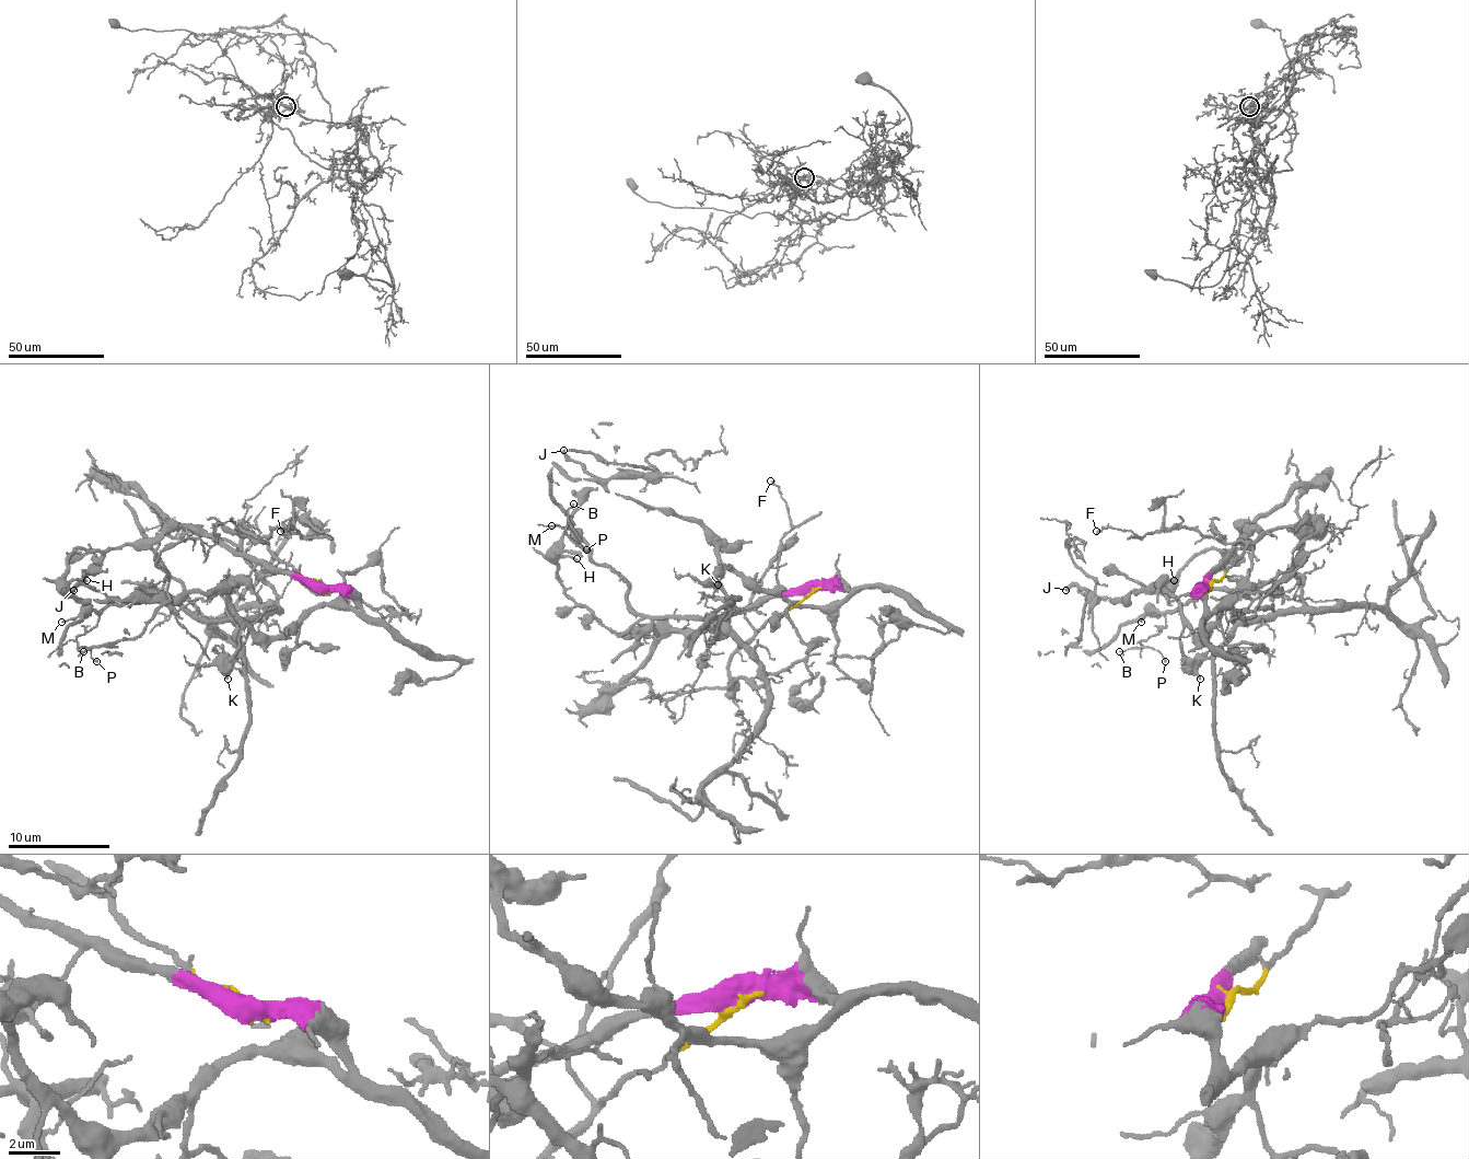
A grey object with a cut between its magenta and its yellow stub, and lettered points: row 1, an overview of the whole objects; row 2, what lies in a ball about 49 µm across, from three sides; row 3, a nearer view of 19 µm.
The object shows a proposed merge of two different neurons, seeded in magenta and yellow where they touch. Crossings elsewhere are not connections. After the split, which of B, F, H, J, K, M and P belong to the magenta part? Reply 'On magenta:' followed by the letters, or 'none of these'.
On magenta: H, J, K

